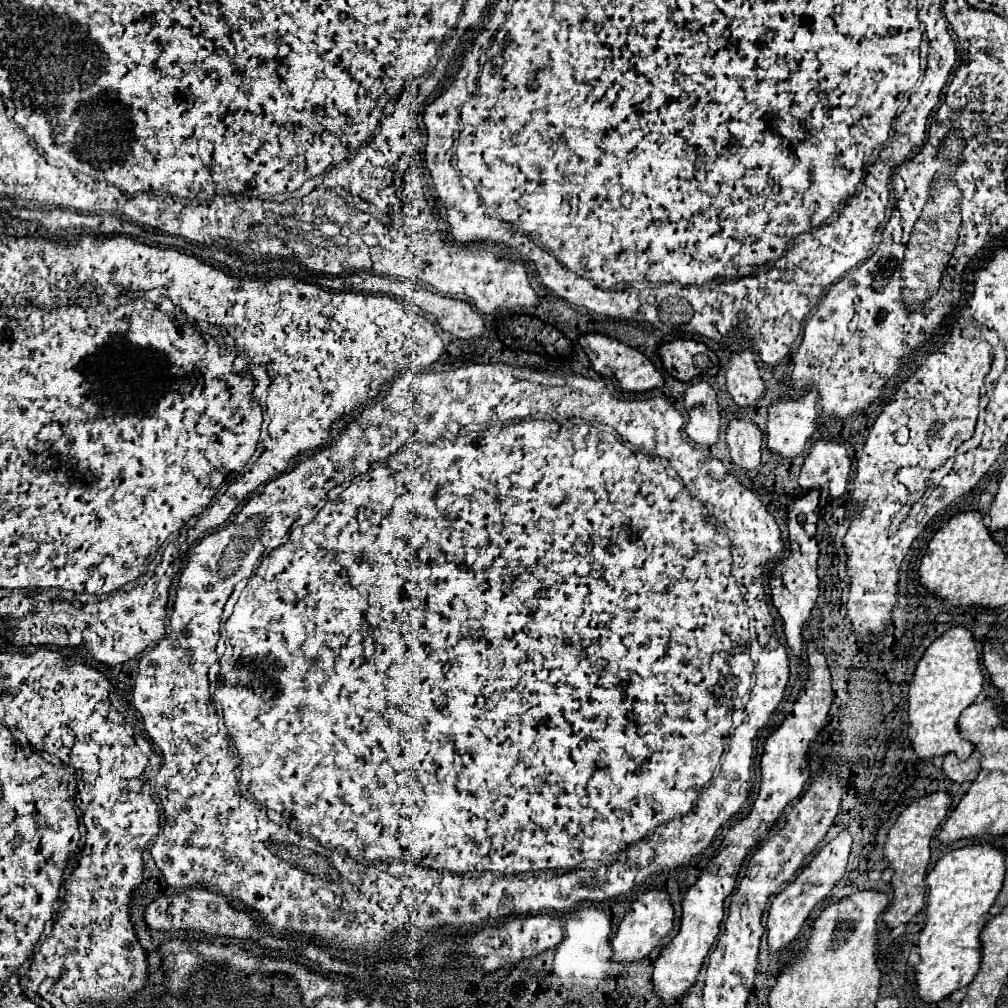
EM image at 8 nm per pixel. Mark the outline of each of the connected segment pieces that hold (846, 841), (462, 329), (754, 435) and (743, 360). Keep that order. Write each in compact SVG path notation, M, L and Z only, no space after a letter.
M848 829L840 831L828 845L818 849L814 859L802 867L798 877L774 897L770 911L768 911L768 945L772 951L784 949L790 941L794 941L794 937L800 933L804 921L808 919L810 911L820 901L824 901L826 895L832 891L832 887L842 879L842 875L846 871L848 855L850 855L850 845L852 845L852 837L850 837Z
M418 285L418 307L424 313L432 313L442 327L456 339L474 339L484 331L482 317L466 303L458 299L448 299L434 295Z
M748 417L728 421L726 443L728 443L734 465L742 469L754 469L760 465L762 431Z
M750 349L730 357L726 367L726 389L740 407L750 407L762 397L764 381L758 375L758 365Z

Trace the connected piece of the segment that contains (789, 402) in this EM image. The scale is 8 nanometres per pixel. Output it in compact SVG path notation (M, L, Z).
M816 389L806 391L800 399L784 399L768 407L766 445L770 451L792 459L800 455L816 431L818 409Z

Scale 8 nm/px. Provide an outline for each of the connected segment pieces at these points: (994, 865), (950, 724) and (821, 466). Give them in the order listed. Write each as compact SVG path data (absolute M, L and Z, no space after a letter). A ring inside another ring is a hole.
M982 843L954 849L928 873L926 919L918 937L920 963L914 967L918 995L924 1003L938 1003L956 989L970 985L980 967L980 931L988 921L988 909L1004 883L1004 851Z
M952 627L926 649L908 687L908 723L916 729L916 737L910 737L910 743L920 759L954 753L966 761L966 757L972 755L974 747L960 737L956 723L960 713L972 705L982 691L982 683L984 673L970 629Z
M818 439L802 465L798 483L804 491L814 487L824 487L830 491L830 497L842 497L846 493L846 481L850 475L850 457L842 443L830 439Z

